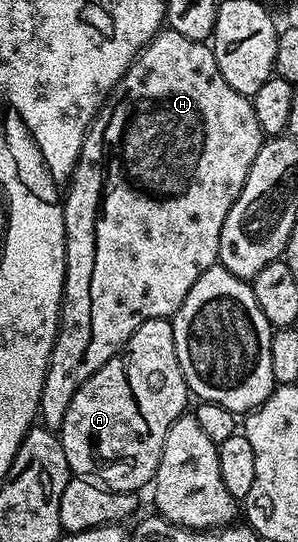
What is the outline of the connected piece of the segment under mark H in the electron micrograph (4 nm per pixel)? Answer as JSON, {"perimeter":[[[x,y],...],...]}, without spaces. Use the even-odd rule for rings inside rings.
{"perimeter":[[[170,29],[160,30],[159,34],[154,35],[140,51],[139,56],[133,60],[131,67],[121,77],[121,81],[115,88],[112,89],[111,94],[99,108],[95,119],[91,122],[91,127],[87,131],[85,141],[81,145],[81,153],[79,160],[75,163],[75,168],[72,169],[69,182],[65,188],[65,198],[63,201],[63,216],[65,217],[65,237],[67,238],[67,272],[65,273],[65,285],[63,286],[63,308],[59,310],[59,332],[55,338],[53,345],[53,353],[49,357],[49,365],[45,373],[45,385],[41,389],[41,401],[39,402],[38,418],[41,420],[42,426],[49,430],[58,432],[65,421],[65,412],[69,409],[69,401],[73,401],[73,393],[77,393],[77,389],[81,389],[81,385],[85,385],[85,381],[89,381],[89,377],[93,377],[93,373],[97,373],[97,369],[101,369],[101,365],[105,365],[105,361],[109,361],[114,355],[123,348],[129,341],[129,337],[141,325],[145,325],[145,321],[150,319],[165,319],[174,316],[174,313],[180,305],[185,301],[185,297],[189,293],[189,289],[193,289],[193,285],[197,281],[197,277],[201,277],[201,273],[205,273],[211,267],[216,266],[219,258],[219,242],[221,241],[221,229],[225,225],[225,217],[229,217],[229,209],[233,209],[233,201],[237,201],[237,197],[241,193],[241,189],[245,185],[245,177],[249,177],[249,169],[253,165],[253,161],[257,157],[257,153],[261,150],[265,142],[265,136],[261,125],[257,125],[257,113],[253,109],[251,99],[246,95],[237,93],[237,89],[233,89],[233,85],[229,85],[225,81],[225,77],[221,77],[221,69],[217,69],[217,61],[215,55],[211,51],[210,46],[206,42],[199,42],[197,40],[189,40],[188,37],[183,37],[181,33],[177,33]]]}

